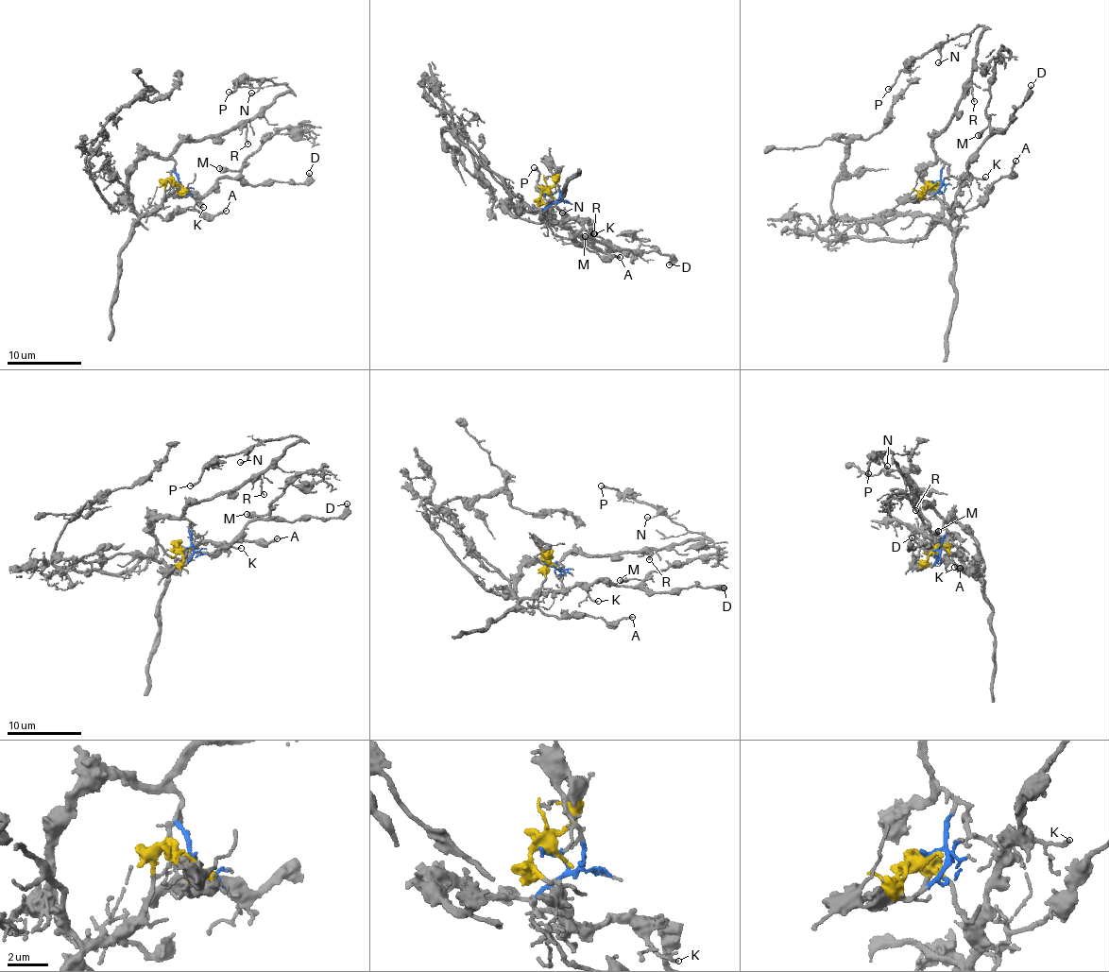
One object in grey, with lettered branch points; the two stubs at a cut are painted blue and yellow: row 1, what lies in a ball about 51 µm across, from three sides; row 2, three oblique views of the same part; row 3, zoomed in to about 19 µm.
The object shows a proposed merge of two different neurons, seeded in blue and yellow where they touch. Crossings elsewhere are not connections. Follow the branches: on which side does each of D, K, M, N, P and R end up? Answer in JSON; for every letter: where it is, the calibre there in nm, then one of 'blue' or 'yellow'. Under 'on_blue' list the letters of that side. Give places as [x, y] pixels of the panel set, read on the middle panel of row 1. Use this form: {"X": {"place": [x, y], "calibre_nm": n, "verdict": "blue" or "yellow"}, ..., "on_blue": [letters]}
{"D": {"place": [669, 264], "calibre_nm": 240, "verdict": "yellow"}, "K": {"place": [594, 233], "calibre_nm": 140, "verdict": "yellow"}, "M": {"place": [585, 236], "calibre_nm": 300, "verdict": "yellow"}, "N": {"place": [562, 213], "calibre_nm": 110, "verdict": "blue"}, "P": {"place": [534, 167], "calibre_nm": 200, "verdict": "blue"}, "R": {"place": [593, 233], "calibre_nm": 130, "verdict": "blue"}, "on_blue": ["N", "P", "R"]}

